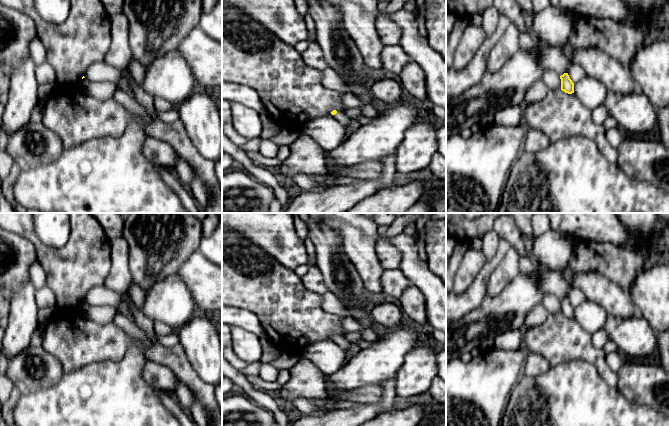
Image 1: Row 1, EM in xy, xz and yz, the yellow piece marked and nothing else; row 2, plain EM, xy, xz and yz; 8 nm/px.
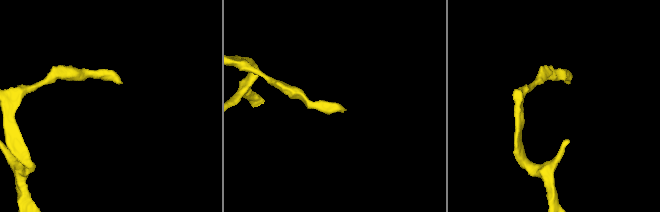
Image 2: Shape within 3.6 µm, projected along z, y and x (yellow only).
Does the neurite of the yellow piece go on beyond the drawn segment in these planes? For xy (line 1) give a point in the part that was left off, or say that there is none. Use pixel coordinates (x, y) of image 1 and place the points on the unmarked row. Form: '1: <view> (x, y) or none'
1: none

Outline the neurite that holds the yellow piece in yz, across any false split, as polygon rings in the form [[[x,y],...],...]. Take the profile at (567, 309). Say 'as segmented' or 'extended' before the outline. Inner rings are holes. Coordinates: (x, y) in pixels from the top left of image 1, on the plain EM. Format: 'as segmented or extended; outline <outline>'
as segmented; outline [[[564,297],[563,299],[561,299],[560,303],[561,303],[561,314],[568,318],[574,317],[574,307],[570,303],[568,297]]]

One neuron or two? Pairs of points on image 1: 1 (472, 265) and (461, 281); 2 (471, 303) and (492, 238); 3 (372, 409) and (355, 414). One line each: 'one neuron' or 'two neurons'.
1: one neuron
2: two neurons
3: one neuron

